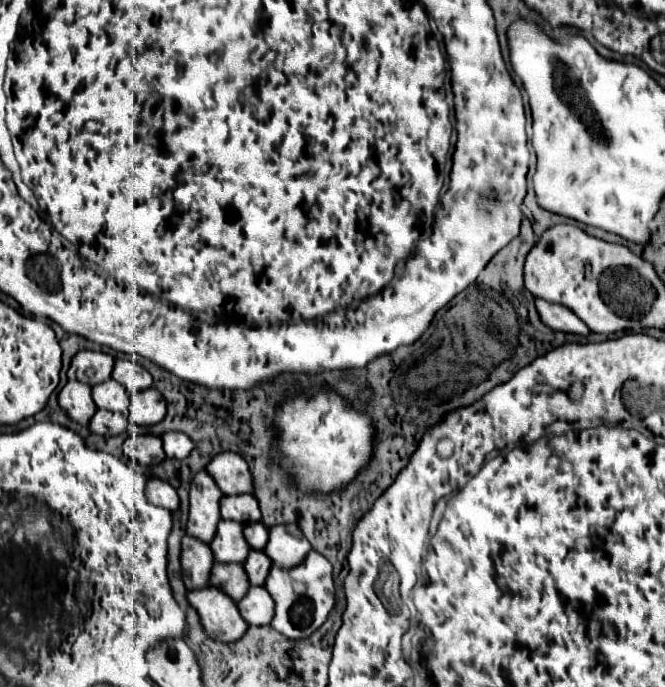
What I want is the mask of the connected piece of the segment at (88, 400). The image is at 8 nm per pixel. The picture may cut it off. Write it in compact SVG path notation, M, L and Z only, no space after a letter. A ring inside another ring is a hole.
M70 380L58 394L58 404L60 408L78 424L88 424L90 418L94 416L94 412L98 410L94 400L92 400L92 392L90 386L78 380Z

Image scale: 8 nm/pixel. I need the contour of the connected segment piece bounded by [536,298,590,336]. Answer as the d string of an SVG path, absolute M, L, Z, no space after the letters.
M536 298L536 310L538 310L542 322L556 332L574 332L574 334L584 334L584 336L590 332L588 326L566 306Z

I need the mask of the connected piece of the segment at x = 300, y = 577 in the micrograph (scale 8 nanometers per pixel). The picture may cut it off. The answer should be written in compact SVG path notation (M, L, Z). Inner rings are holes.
M312 550L296 568L280 568L274 566L266 578L264 588L276 602L276 614L272 620L272 628L280 634L302 640L312 636L328 618L328 612L334 608L334 580L332 580L332 564L326 556Z

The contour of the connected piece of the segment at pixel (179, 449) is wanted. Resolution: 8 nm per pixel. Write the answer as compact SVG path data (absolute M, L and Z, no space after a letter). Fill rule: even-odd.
M166 432L166 434L162 434L162 440L164 440L164 452L168 458L182 460L194 448L194 442L184 432Z

